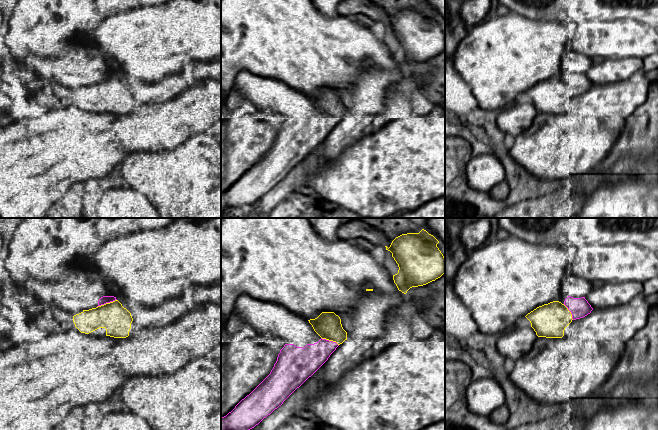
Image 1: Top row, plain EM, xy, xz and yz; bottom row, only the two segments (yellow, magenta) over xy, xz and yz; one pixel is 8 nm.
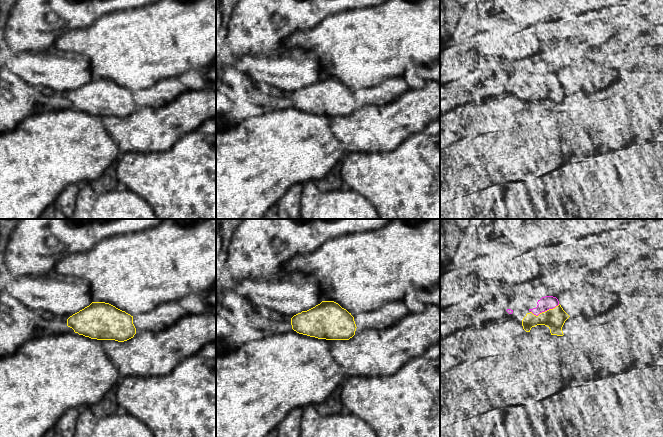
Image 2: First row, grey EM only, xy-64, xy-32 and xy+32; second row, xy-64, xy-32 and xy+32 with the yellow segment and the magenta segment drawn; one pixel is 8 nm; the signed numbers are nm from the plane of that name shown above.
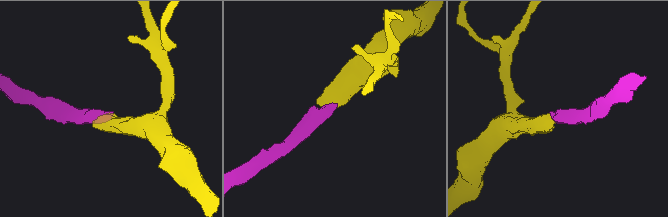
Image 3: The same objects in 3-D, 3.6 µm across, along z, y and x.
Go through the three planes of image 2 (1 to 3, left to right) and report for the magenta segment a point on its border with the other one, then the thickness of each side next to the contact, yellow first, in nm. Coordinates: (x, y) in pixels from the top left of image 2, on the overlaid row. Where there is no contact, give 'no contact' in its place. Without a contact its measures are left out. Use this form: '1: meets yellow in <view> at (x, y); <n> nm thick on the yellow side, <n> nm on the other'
1: no contact
2: no contact
3: meets yellow in xy+32 at (545, 311); 160 nm thick on the yellow side, 110 nm on the other

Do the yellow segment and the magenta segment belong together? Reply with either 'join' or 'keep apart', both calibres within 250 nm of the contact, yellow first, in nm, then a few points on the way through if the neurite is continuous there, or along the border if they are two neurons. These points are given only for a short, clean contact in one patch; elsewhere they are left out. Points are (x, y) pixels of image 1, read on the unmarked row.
join; calibres 240 and 70 nm

